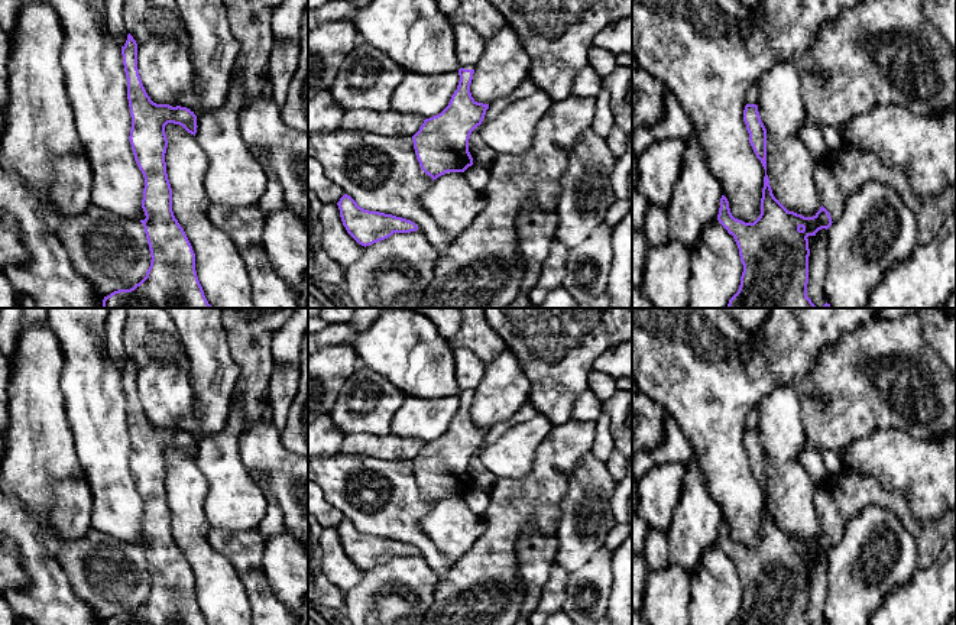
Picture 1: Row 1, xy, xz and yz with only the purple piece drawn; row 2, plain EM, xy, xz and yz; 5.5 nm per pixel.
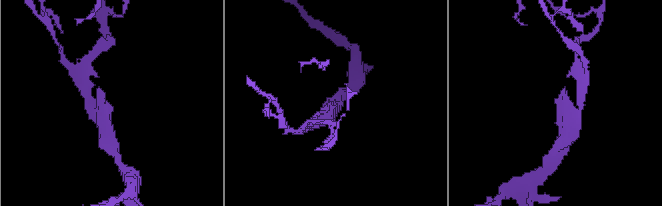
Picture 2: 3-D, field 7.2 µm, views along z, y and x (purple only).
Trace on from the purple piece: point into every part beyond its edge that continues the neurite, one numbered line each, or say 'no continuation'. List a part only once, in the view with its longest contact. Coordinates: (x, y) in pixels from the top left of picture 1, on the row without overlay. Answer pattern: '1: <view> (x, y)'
no continuation

